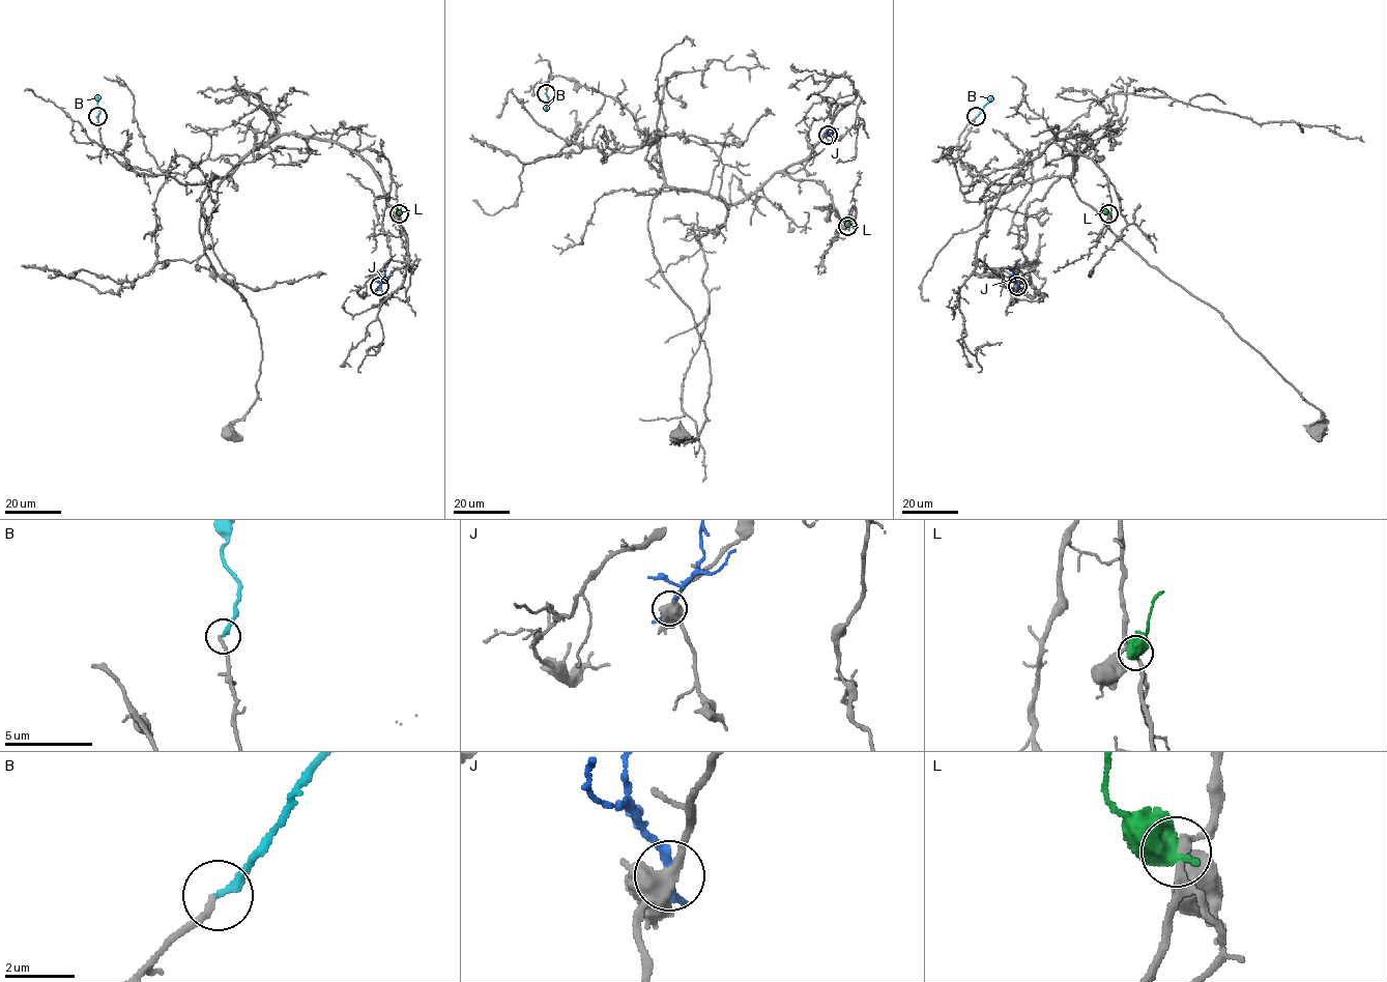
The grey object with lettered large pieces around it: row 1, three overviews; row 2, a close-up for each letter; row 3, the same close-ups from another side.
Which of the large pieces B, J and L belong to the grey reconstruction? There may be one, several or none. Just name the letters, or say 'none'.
none

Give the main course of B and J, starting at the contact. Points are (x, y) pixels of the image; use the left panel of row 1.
B: (97, 116), (99, 108), (97, 95)
J: (379, 286), (384, 270)

